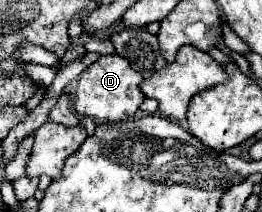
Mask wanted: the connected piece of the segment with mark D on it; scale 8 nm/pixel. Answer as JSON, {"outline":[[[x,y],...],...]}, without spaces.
{"outline":[[[119,55],[99,57],[79,75],[79,83],[75,89],[75,111],[77,115],[93,117],[99,121],[125,121],[127,117],[135,115],[135,111],[145,99],[139,89],[141,81],[141,73],[137,73],[127,59]]]}

